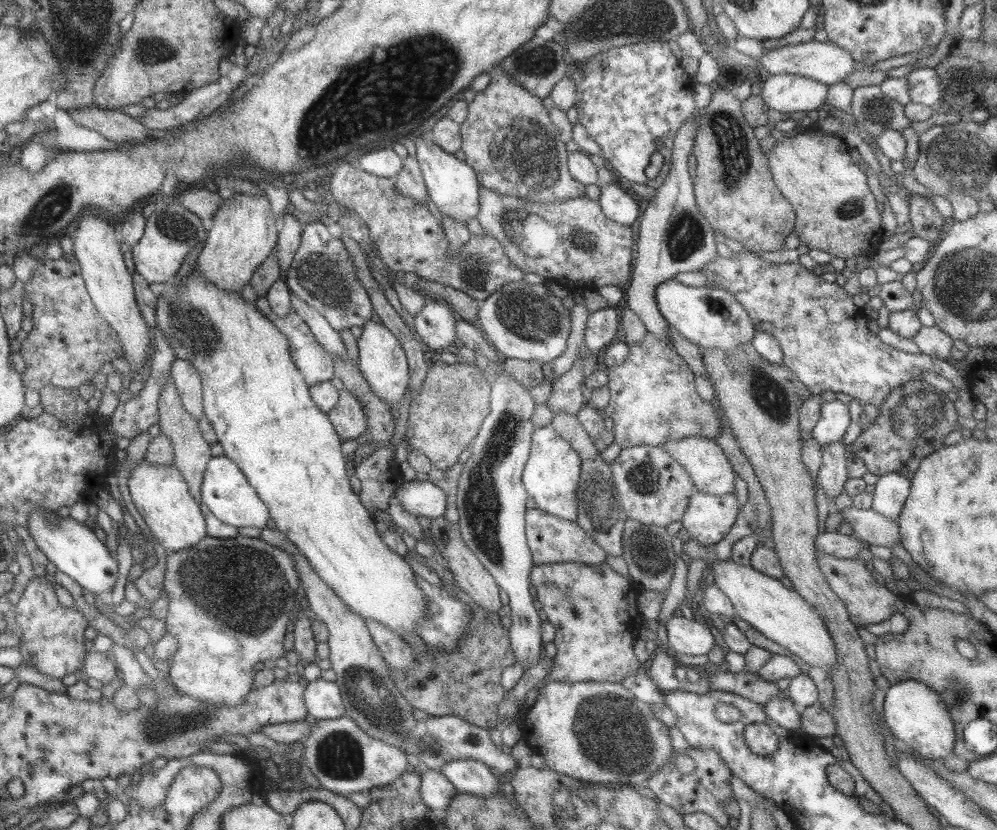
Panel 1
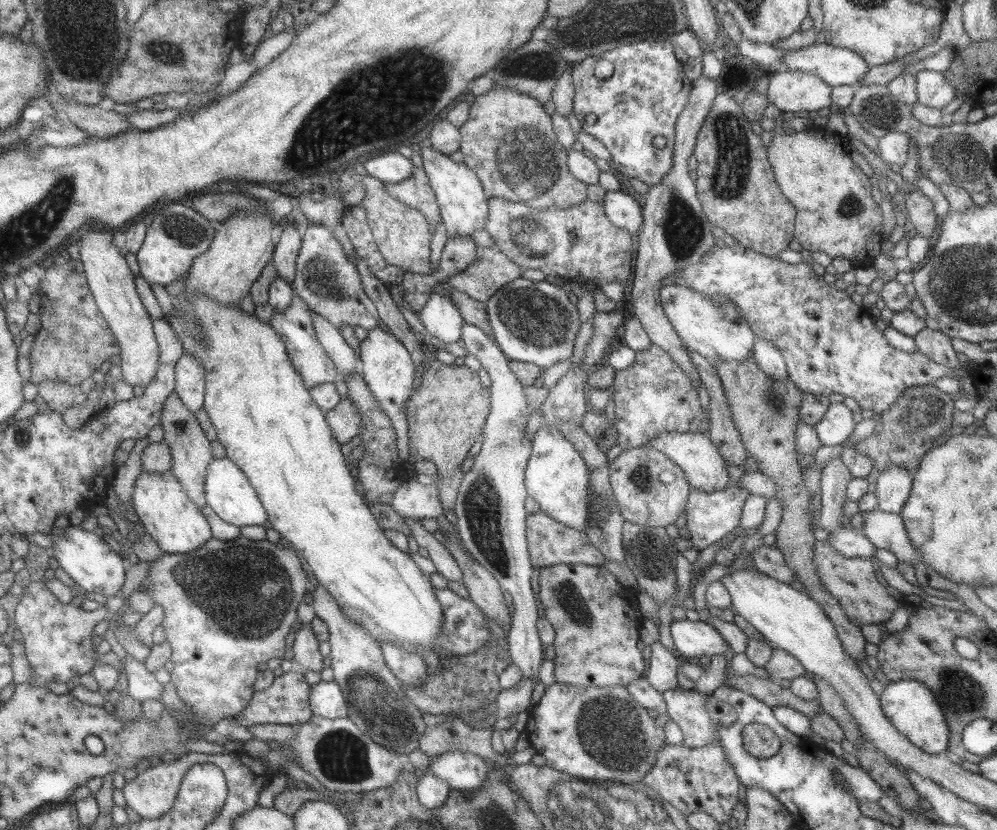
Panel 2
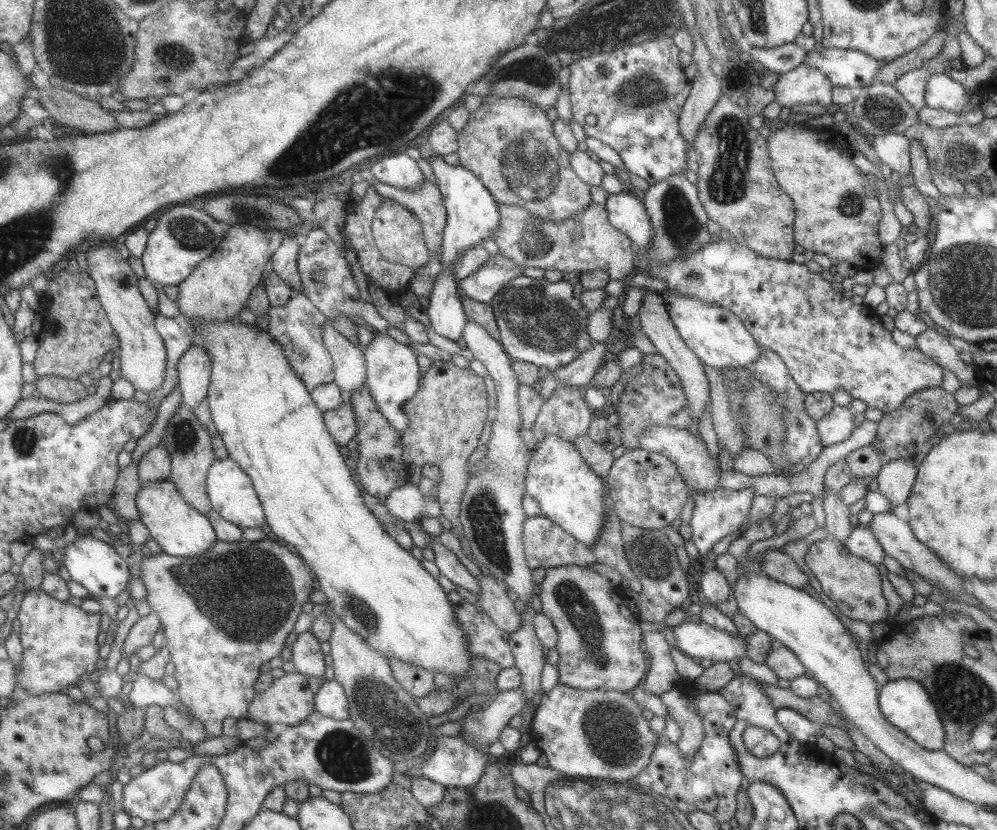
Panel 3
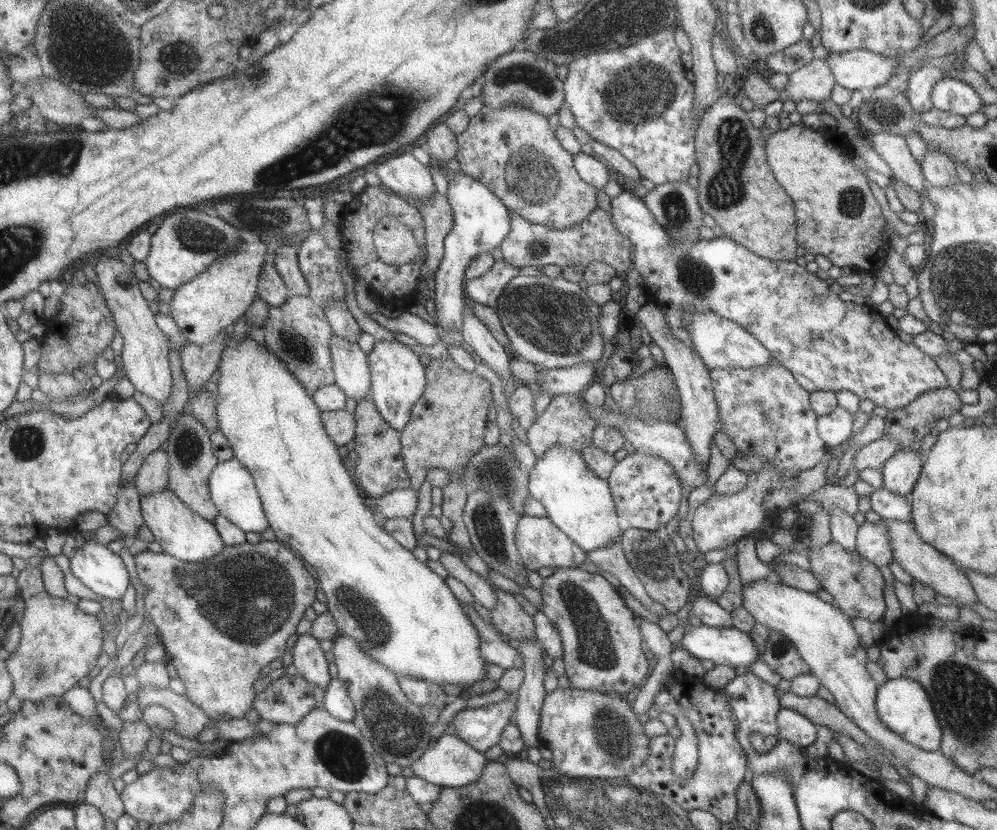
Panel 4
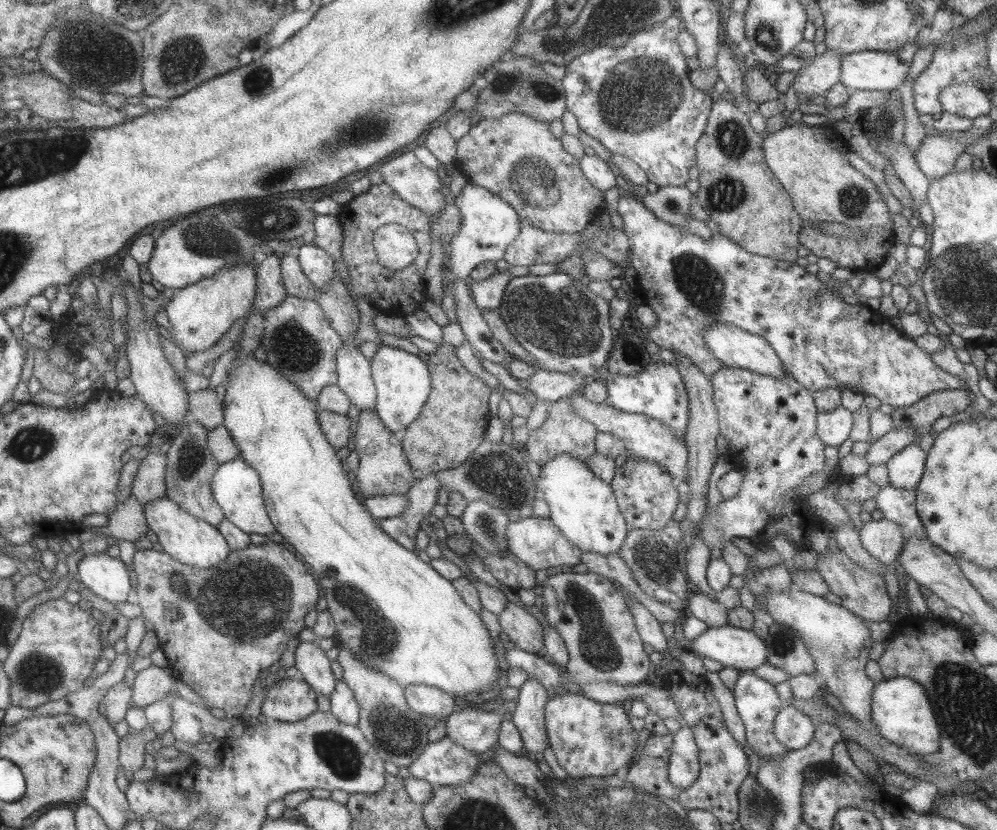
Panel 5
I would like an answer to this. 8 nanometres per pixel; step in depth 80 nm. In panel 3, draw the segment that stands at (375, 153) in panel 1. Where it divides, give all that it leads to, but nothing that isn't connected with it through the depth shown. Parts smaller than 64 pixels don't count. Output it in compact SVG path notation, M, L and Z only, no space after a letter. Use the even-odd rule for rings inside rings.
M405 153L393 154L373 162L368 170L378 183L397 188L418 187L425 179L415 162Z

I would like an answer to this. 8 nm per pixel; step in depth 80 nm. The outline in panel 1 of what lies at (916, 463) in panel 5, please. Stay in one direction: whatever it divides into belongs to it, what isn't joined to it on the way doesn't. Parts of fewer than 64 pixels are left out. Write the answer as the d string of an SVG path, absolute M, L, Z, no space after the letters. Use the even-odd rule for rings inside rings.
M887 472L875 482L870 508L889 520L897 521L909 491L909 478Z

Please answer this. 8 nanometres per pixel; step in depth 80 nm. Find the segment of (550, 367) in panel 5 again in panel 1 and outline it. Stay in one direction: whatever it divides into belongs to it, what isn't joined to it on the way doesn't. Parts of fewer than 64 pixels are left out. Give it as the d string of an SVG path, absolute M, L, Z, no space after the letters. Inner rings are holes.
M523 280L504 284L492 292L478 306L476 312L479 330L484 338L493 345L493 349L504 357L525 360L532 365L551 363L566 350L566 340L570 333L569 311L562 305L562 300L546 291L542 284L529 284Z

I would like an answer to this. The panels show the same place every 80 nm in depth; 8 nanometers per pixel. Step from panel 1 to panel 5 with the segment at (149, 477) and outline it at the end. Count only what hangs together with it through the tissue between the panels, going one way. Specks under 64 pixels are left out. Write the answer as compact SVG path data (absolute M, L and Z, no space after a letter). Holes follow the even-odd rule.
M169 497L150 500L142 509L146 525L156 534L161 548L177 562L200 569L215 568L227 556L230 548L216 527L183 510Z

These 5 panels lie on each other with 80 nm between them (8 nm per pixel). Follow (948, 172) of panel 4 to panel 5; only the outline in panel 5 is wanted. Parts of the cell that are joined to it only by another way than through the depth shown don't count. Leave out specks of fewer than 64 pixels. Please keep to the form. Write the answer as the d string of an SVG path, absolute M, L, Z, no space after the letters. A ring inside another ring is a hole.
M975 128L954 134L926 135L921 141L918 150L913 152L919 170L929 181L945 176L954 168L955 159L961 154L967 143L977 140Z

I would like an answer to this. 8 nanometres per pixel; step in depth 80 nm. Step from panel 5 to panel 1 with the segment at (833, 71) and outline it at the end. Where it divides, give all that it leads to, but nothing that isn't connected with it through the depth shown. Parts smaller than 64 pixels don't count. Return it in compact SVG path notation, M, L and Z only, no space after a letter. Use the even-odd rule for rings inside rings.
M764 75L759 96L771 110L782 113L817 110L826 102L827 84L799 75Z

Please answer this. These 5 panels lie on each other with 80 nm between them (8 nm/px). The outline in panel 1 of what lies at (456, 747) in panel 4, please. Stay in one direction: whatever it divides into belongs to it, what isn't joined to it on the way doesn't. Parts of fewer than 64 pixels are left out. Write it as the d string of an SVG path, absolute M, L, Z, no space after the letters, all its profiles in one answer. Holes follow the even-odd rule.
M462 758L448 760L440 770L457 792L487 798L498 792L504 779L478 760Z

